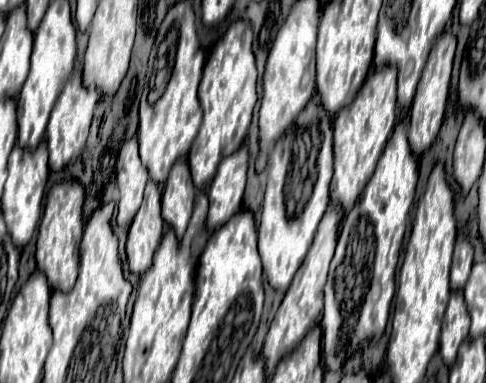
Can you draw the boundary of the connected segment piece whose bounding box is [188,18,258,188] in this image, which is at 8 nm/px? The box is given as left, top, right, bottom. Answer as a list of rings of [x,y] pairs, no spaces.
[[[244,18],[230,22],[224,36],[214,44],[200,82],[200,106],[204,112],[204,120],[192,148],[188,152],[188,166],[192,172],[192,180],[196,188],[206,188],[216,174],[218,162],[234,152],[250,126],[252,110],[256,104],[256,64],[252,50],[253,32],[252,24]]]

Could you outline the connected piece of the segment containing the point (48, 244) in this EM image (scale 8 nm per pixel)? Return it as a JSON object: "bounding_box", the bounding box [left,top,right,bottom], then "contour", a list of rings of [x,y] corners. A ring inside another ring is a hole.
{"bounding_box":[36,180,84,292],"contour":[[[64,180],[54,184],[46,196],[44,214],[38,228],[36,240],[36,264],[38,270],[46,274],[52,288],[70,292],[76,282],[78,272],[78,244],[82,238],[82,204],[84,204],[84,186],[78,180]]]}

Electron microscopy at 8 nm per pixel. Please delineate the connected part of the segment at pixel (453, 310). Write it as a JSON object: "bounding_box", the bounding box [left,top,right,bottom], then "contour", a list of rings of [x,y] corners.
{"bounding_box":[440,292,470,366],"contour":[[[450,292],[440,334],[440,356],[448,366],[452,366],[452,362],[456,360],[458,346],[468,336],[468,328],[470,328],[470,316],[466,310],[464,296],[462,292]]]}

